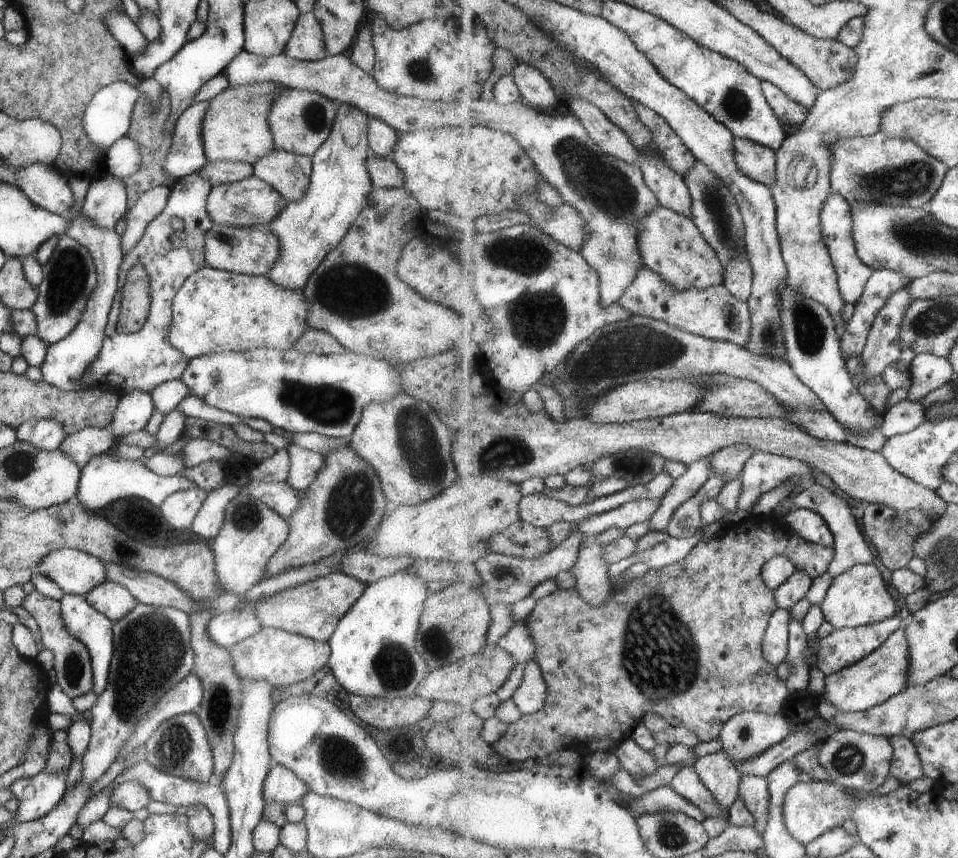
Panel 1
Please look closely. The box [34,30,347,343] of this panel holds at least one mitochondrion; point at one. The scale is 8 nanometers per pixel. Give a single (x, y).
(69, 272)

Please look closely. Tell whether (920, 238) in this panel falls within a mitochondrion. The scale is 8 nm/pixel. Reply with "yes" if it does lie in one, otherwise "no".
yes

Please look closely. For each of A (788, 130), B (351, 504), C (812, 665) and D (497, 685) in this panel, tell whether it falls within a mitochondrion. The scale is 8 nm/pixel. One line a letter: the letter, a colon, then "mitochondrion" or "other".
A: other
B: mitochondrion
C: other
D: other

